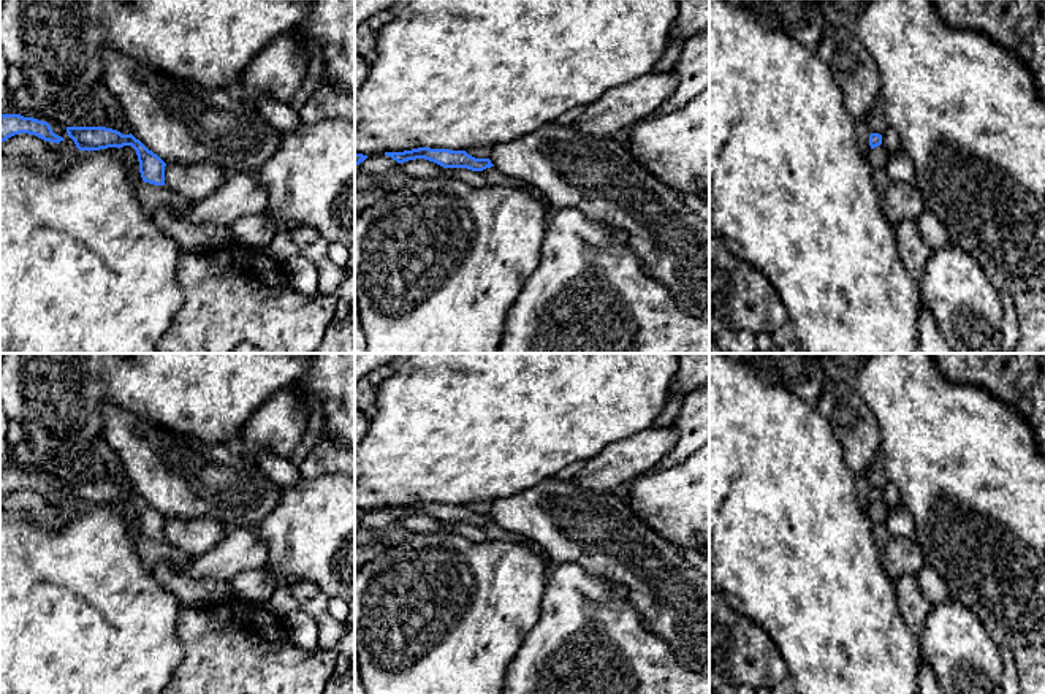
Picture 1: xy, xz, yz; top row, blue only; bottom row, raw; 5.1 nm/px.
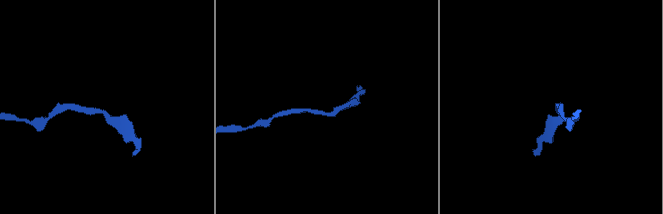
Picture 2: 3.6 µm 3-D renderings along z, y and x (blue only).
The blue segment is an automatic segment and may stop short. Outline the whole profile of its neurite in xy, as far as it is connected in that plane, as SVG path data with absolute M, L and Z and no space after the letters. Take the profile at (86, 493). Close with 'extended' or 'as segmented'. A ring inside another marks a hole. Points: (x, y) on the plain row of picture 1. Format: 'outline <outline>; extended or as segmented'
outline M66 482L68 491L74 496L79 505L100 505L108 502L131 501L136 505L139 528L144 537L165 540L166 518L152 505L149 505L131 488L122 490L117 485L106 482Z; as segmented

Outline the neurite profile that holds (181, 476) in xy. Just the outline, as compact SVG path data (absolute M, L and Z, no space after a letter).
M114 404L103 407L101 439L122 459L130 488L165 518L212 518L226 529L255 528L279 504L282 488L269 480L233 442L209 444L177 434Z

